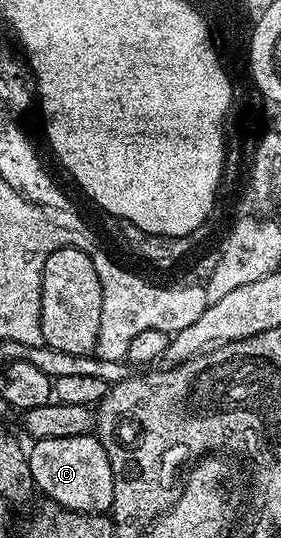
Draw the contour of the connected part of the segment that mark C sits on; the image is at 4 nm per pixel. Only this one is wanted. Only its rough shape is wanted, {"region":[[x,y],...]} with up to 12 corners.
{"region":[[95,434],[37,439],[32,486],[79,515],[111,512],[114,477]]}

